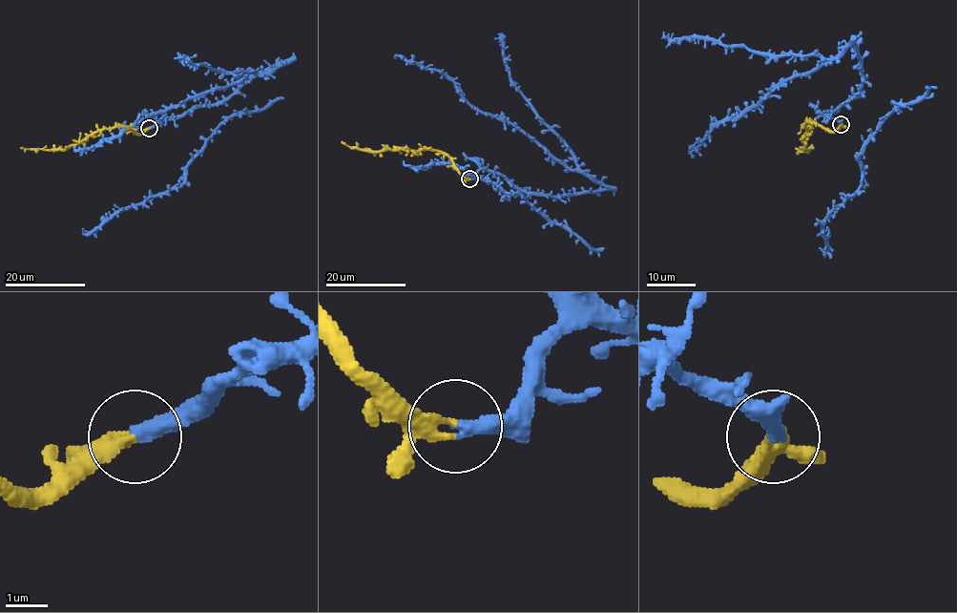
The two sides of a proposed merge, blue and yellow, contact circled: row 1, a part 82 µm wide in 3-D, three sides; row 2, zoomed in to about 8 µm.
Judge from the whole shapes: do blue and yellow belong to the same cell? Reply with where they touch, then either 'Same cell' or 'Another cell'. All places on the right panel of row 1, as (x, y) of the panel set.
Place: (841, 124). Same cell

